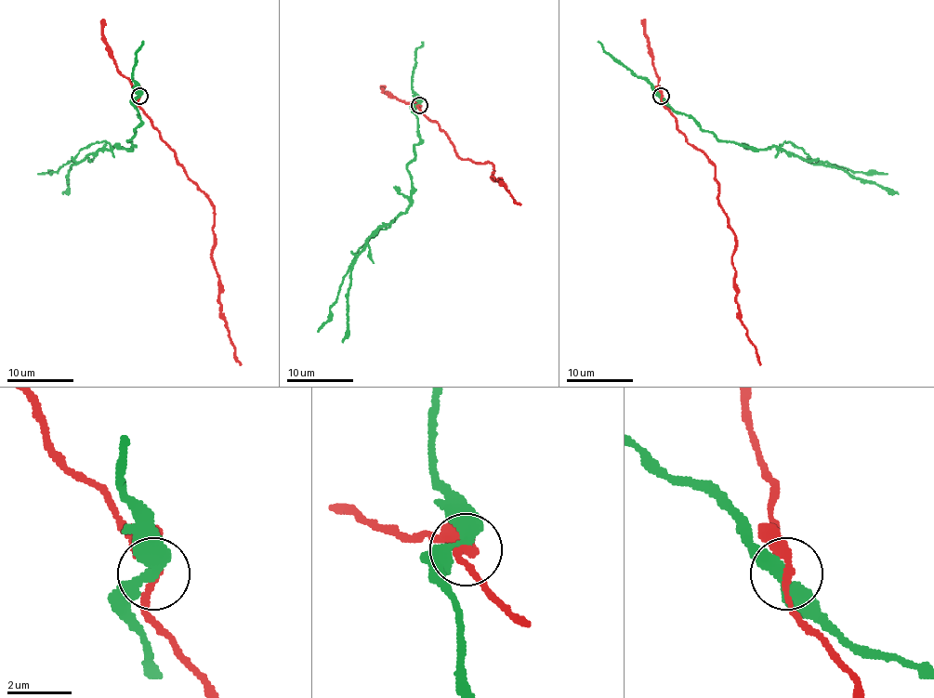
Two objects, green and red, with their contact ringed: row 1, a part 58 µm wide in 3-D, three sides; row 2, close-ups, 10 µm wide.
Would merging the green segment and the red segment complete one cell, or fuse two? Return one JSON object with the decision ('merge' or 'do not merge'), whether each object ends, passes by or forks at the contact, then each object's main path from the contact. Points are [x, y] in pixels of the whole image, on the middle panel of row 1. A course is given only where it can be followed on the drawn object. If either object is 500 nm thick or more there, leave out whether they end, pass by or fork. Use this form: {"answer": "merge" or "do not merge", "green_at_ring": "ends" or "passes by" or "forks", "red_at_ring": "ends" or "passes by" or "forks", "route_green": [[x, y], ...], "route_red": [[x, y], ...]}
{"answer": "do not merge", "green_at_ring": "passes by", "red_at_ring": "passes by", "route_green": [[418, 105], [414, 113], [420, 141], [406, 170], [412, 199], [403, 212], [368, 239], [355, 262], [343, 343]], "route_red": [[418, 105], [441, 130], [458, 157], [493, 166], [493, 180], [492, 177], [499, 178], [520, 205]]}

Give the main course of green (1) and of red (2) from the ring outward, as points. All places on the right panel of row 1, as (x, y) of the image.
1: (661, 97), (676, 111), (689, 115), (719, 140), (782, 149), (899, 193)
2: (661, 97), (686, 140), (713, 164), (719, 192), (717, 199), (736, 243), (732, 264), (739, 319), (761, 364)

